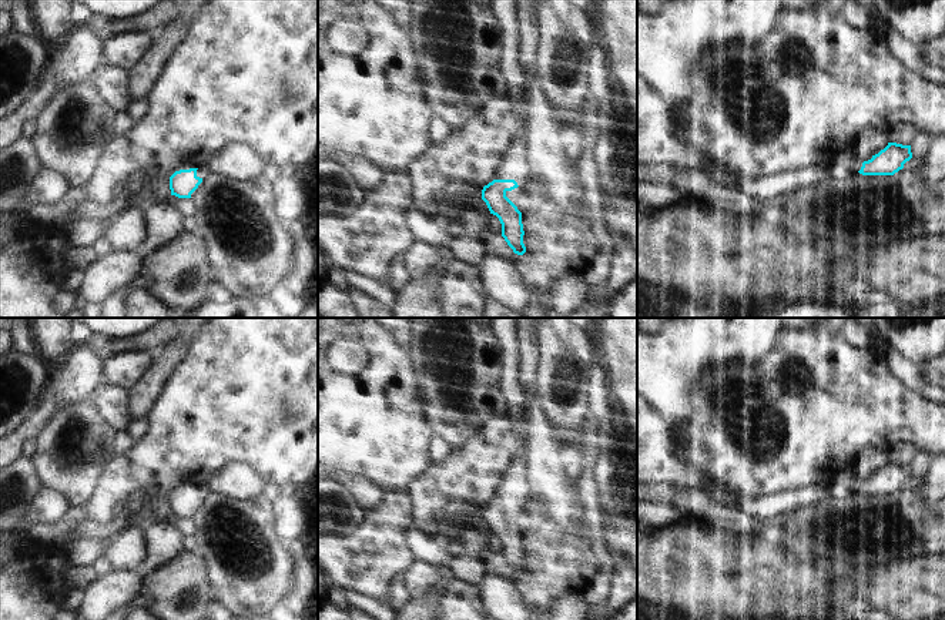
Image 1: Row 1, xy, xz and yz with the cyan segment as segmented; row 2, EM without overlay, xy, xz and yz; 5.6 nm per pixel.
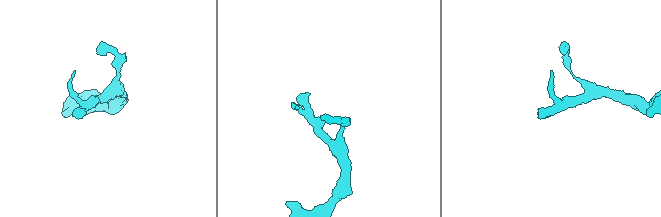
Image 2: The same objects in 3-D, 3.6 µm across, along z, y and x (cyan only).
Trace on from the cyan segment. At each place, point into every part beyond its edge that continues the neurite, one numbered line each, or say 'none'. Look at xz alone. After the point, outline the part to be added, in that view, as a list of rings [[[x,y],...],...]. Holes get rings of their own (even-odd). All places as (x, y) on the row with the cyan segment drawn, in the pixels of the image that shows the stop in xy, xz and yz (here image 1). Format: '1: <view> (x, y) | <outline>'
1: xz (515, 160) | [[[520,134],[510,143],[509,151],[505,154],[500,162],[506,164],[512,171],[517,185],[523,184],[523,177],[529,174],[529,168],[525,158],[526,134]]]

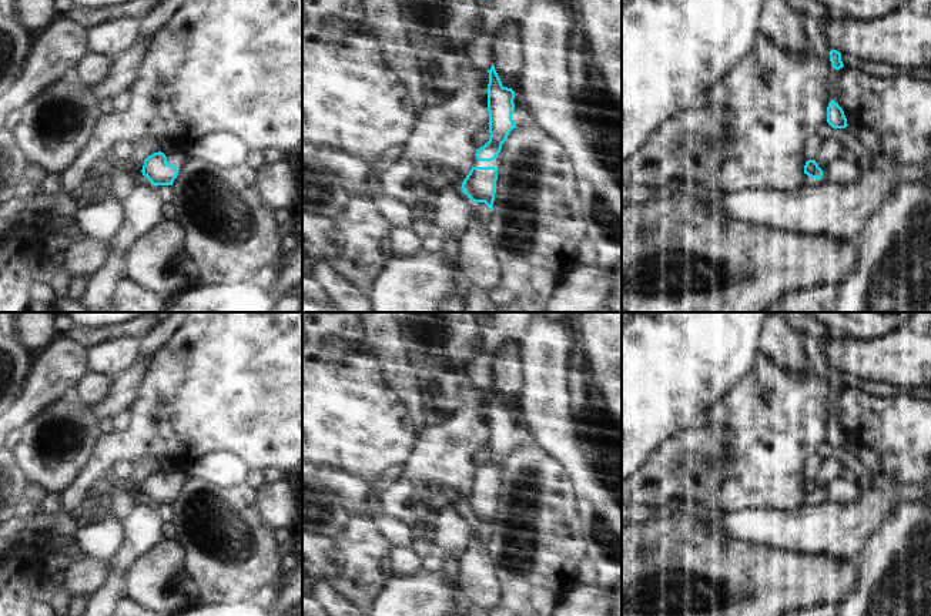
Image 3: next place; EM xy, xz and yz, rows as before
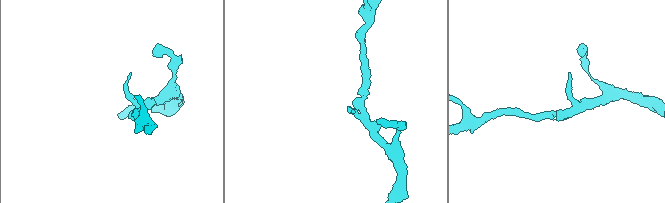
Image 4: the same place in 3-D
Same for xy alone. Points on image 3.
none

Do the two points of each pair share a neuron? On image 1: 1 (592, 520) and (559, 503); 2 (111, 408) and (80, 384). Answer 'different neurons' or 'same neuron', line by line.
1: different neurons
2: different neurons

